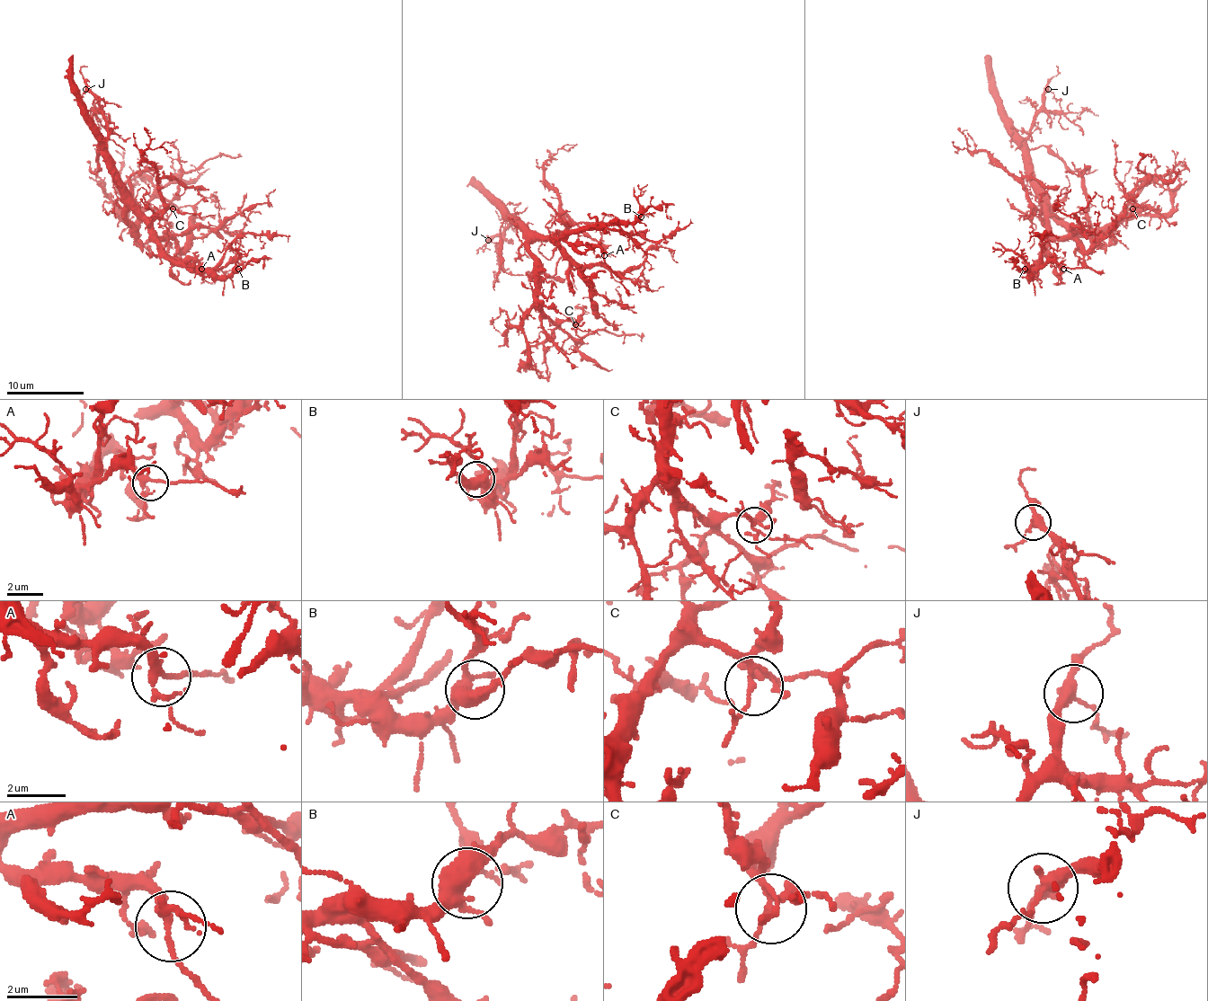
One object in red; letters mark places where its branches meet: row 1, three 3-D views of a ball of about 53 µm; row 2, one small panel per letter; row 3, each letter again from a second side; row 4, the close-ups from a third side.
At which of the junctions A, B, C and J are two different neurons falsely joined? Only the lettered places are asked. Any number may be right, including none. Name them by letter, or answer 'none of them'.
none of them

